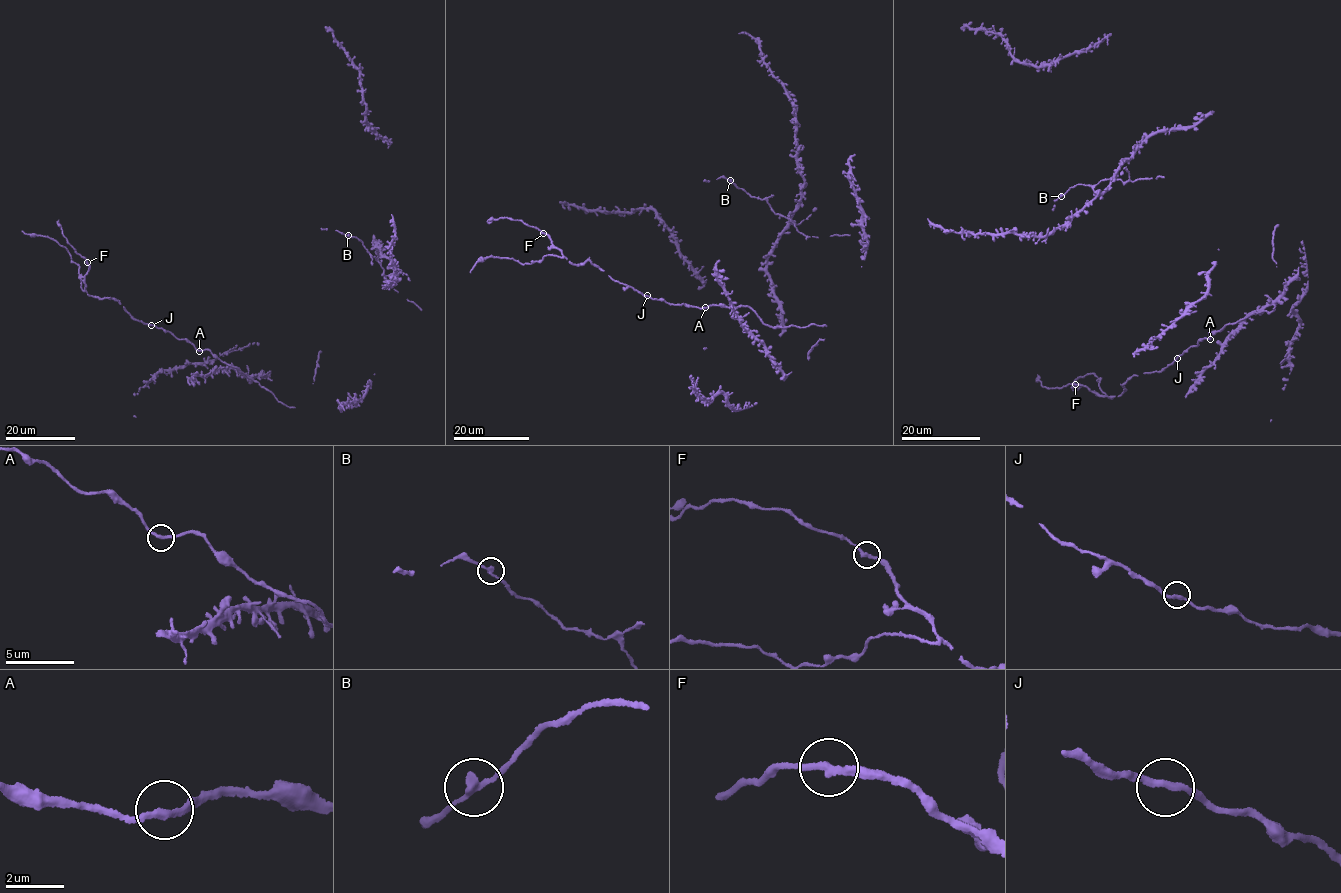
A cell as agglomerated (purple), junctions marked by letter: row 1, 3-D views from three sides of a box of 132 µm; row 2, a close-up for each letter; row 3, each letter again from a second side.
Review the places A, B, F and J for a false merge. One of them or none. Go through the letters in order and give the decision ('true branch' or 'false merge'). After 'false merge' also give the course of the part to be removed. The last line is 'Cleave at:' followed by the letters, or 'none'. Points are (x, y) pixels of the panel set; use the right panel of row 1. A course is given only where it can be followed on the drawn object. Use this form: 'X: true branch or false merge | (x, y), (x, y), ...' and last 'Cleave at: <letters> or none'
A: true branch
B: true branch
F: true branch
J: true branch
Cleave at: none

